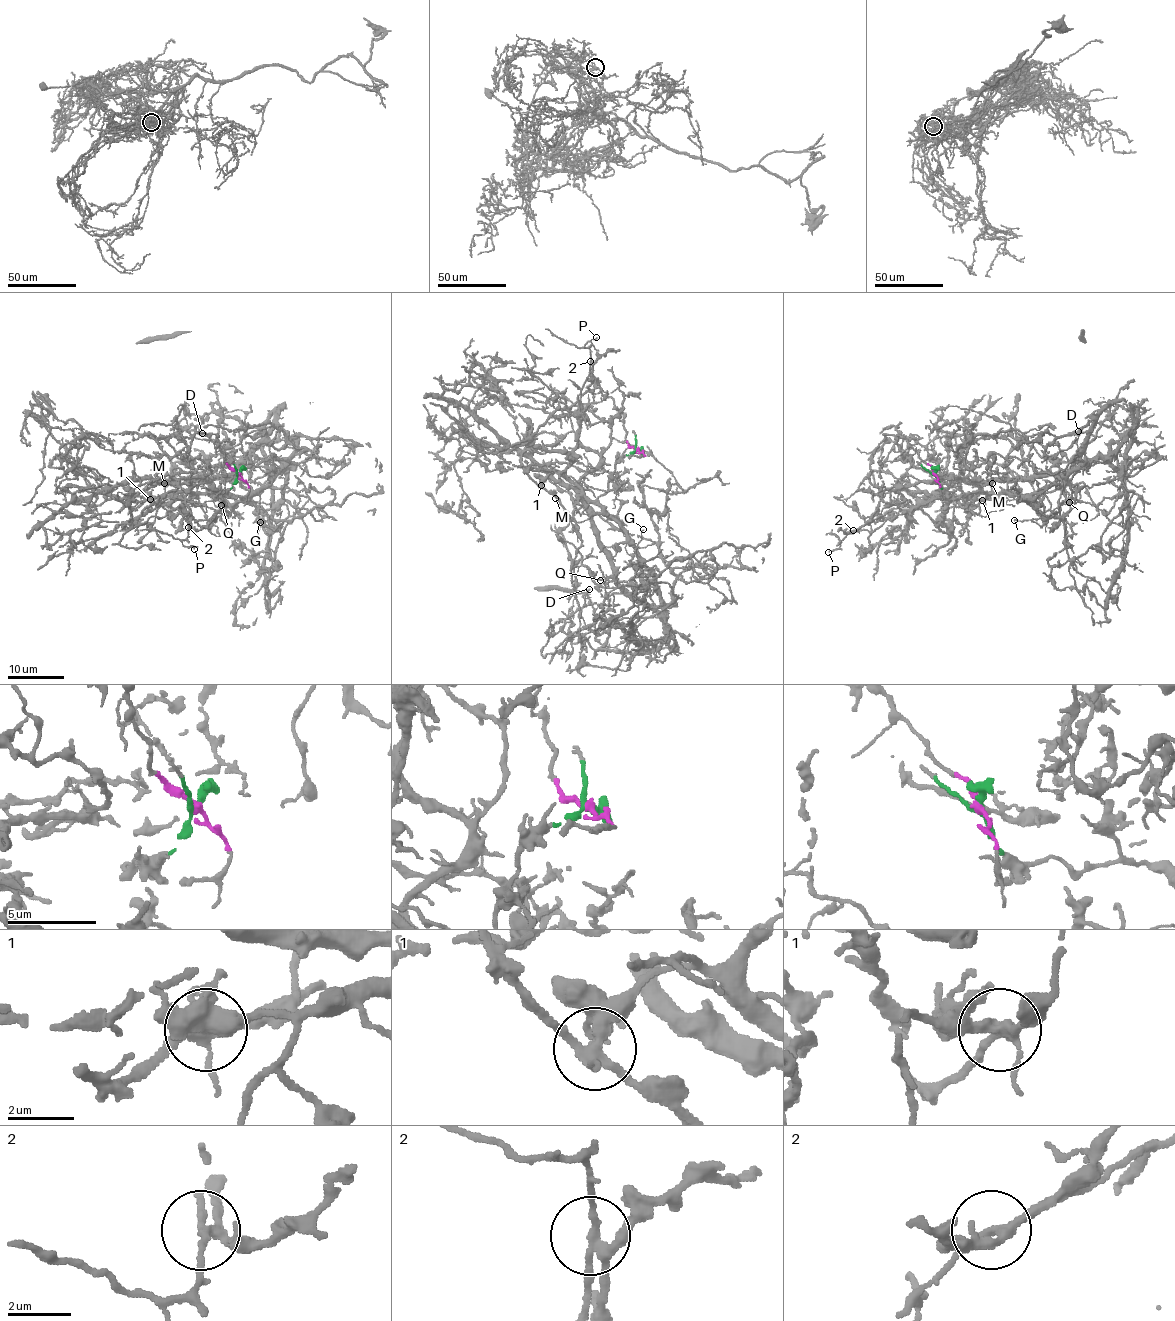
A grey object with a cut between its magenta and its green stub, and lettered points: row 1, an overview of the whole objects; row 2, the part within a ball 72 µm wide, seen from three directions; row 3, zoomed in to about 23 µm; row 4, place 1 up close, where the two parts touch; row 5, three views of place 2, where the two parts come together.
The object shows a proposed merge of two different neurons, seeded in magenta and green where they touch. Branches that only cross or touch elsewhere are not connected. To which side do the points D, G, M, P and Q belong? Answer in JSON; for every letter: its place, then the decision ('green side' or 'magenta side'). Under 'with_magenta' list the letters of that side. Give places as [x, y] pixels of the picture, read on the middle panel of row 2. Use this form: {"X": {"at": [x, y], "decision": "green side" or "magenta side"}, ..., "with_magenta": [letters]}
{"D": {"at": [589, 589], "decision": "magenta side"}, "G": {"at": [643, 529], "decision": "green side"}, "M": {"at": [555, 498], "decision": "magenta side"}, "P": {"at": [596, 337], "decision": "green side"}, "Q": {"at": [600, 580], "decision": "green side"}, "with_magenta": ["D", "M"]}

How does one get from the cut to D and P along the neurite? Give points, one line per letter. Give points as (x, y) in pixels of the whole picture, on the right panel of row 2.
D: (935, 474), (899, 436), (872, 457), (882, 491), (1063, 473), (1110, 405), (1137, 409), (1078, 430)
P: (935, 474), (947, 491), (991, 492), (929, 499), (908, 509), (888, 510), (851, 531), (840, 547), (829, 552)

